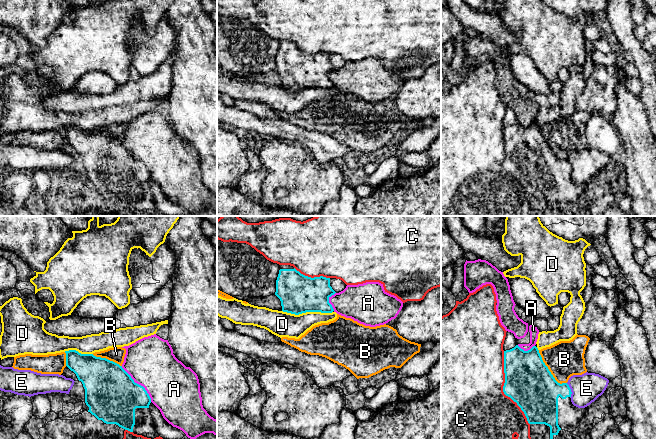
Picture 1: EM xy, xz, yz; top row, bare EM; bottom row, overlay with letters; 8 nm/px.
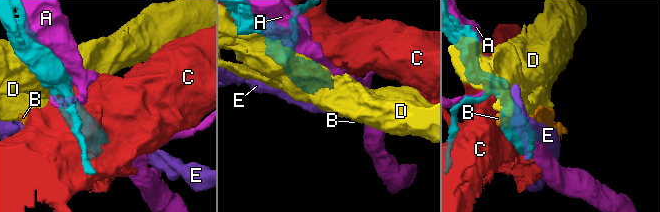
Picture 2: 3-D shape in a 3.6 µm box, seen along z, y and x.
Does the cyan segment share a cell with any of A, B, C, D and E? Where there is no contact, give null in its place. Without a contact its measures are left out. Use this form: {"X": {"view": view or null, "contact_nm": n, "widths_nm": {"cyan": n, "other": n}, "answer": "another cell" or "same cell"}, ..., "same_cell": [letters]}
{"A": {"view": "xy", "contact_nm": 380, "widths_nm": {"cyan": 420, "other": 400}, "answer": "another cell"}, "B": {"view": "yz", "contact_nm": 360, "widths_nm": {"cyan": 380, "other": 300}, "answer": "another cell"}, "C": {"view": "yz", "contact_nm": 650, "widths_nm": {"cyan": 380, "other": 500}, "answer": "another cell"}, "D": {"view": "xz", "contact_nm": 400, "widths_nm": {"cyan": 300, "other": 200}, "answer": "another cell"}, "E": {"view": "yz", "contact_nm": 120, "widths_nm": {"cyan": 320, "other": 240}, "answer": "another cell"}, "same_cell": []}

